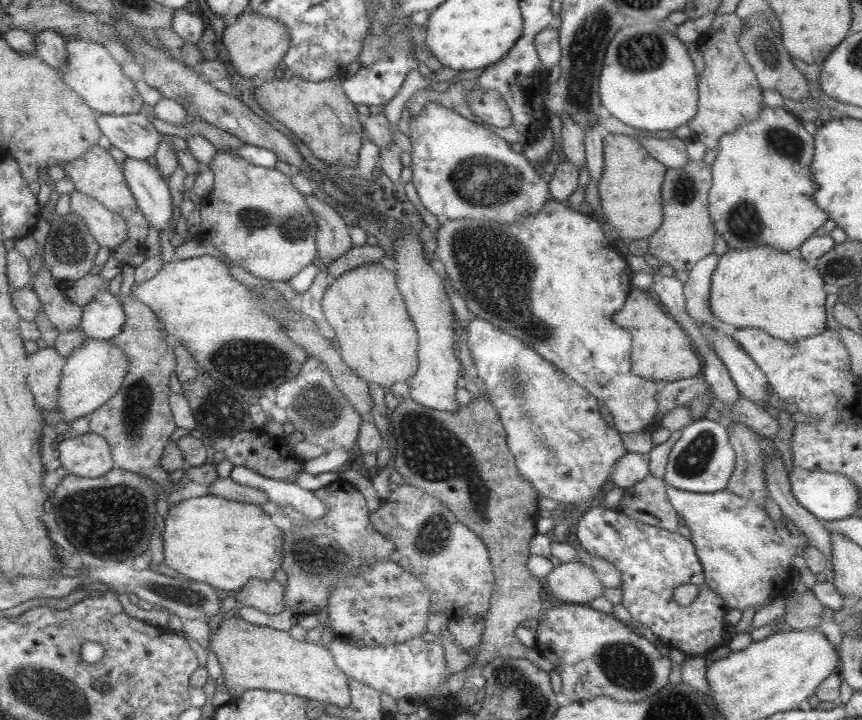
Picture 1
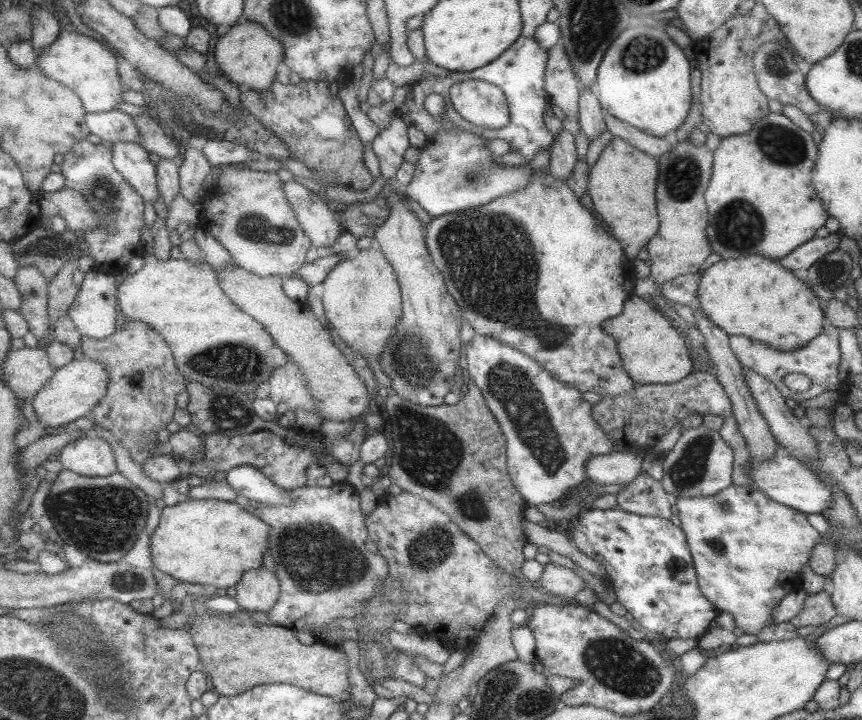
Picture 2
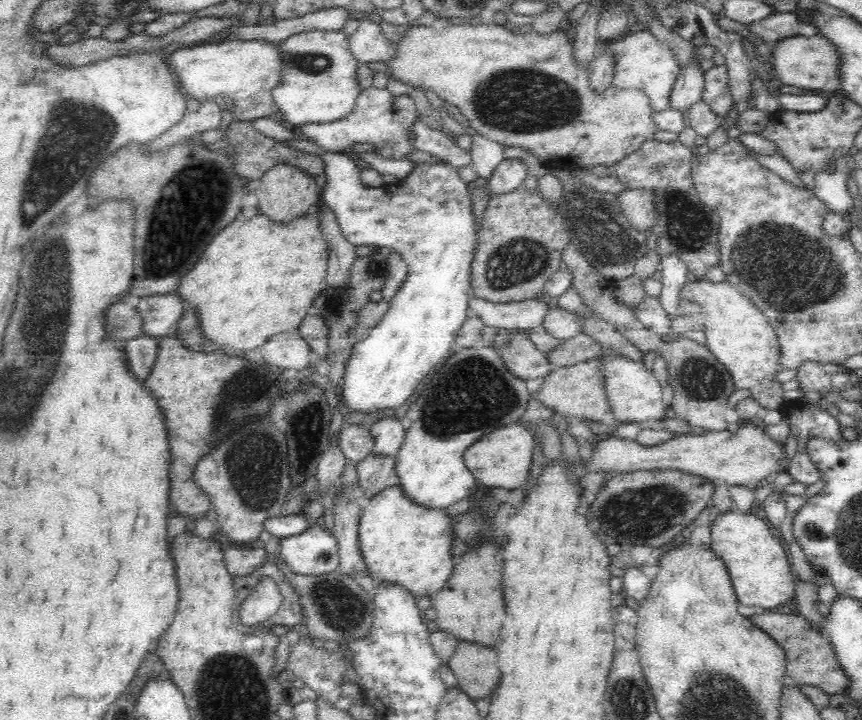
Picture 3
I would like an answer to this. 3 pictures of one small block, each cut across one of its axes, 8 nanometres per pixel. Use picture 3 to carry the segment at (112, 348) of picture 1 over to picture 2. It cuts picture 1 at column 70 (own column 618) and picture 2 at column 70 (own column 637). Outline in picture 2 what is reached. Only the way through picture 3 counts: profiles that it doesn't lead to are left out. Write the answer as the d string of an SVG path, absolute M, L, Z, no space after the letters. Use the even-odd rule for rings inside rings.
M72 359L71 362L57 368L51 378L41 386L32 396L32 409L37 422L43 426L53 428L64 426L81 416L88 416L93 406L105 396L105 386L109 382L109 375L99 361L93 359Z

